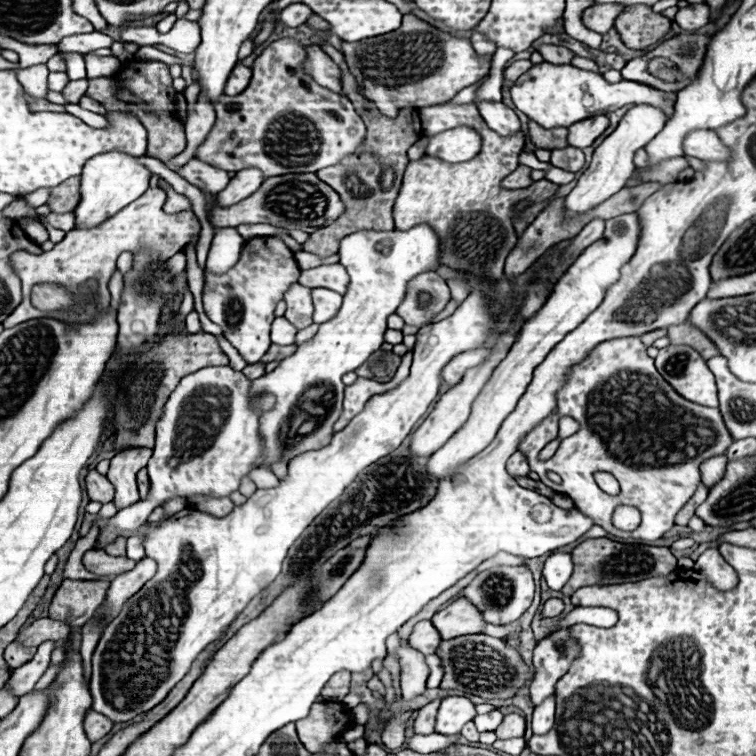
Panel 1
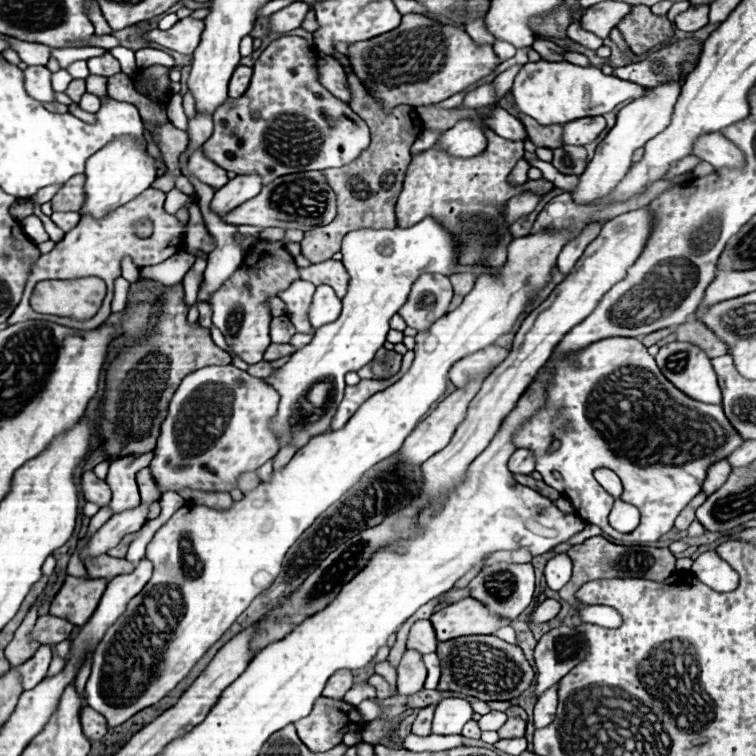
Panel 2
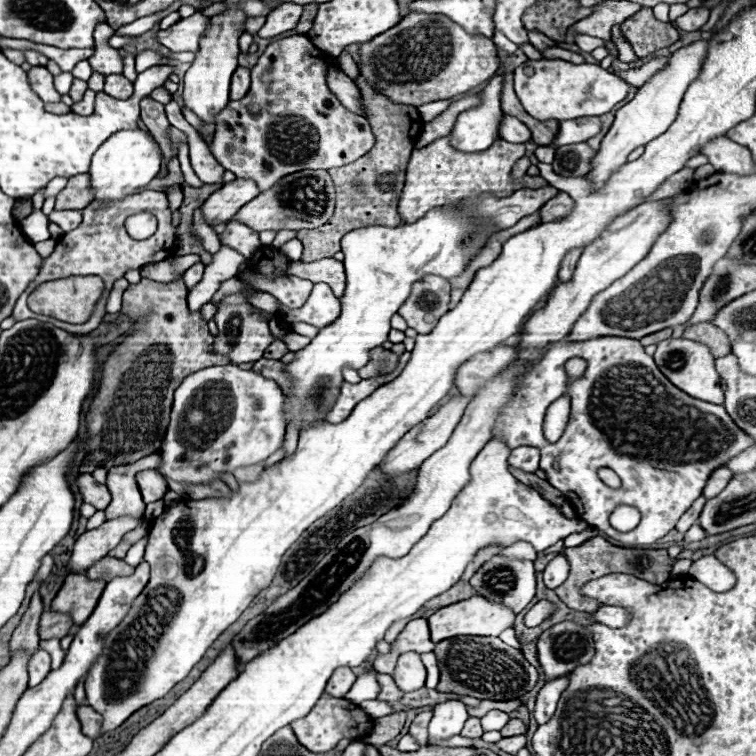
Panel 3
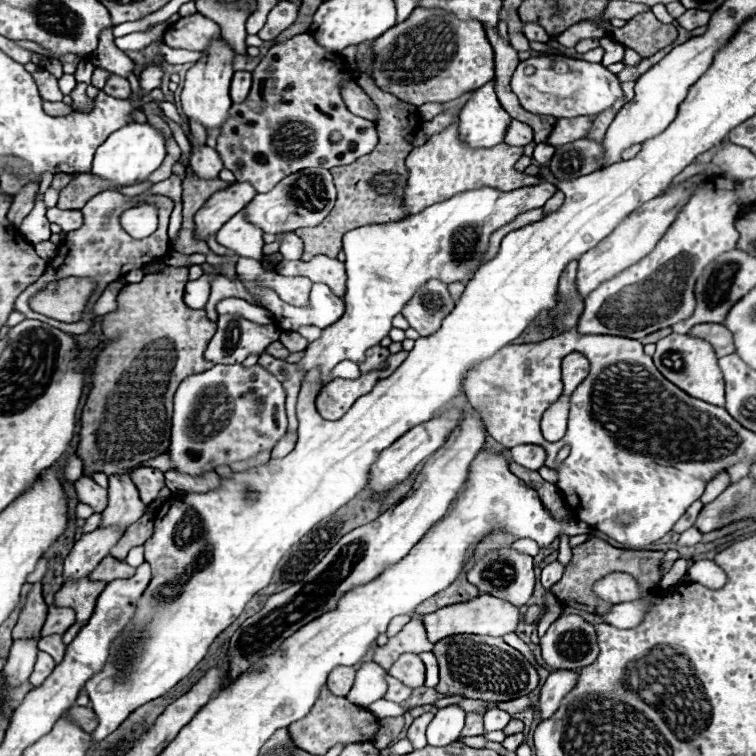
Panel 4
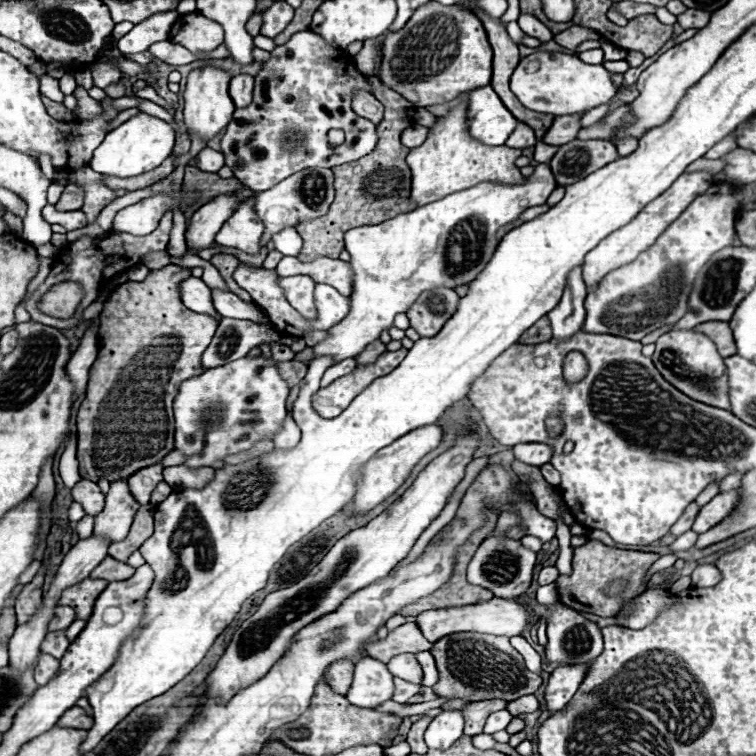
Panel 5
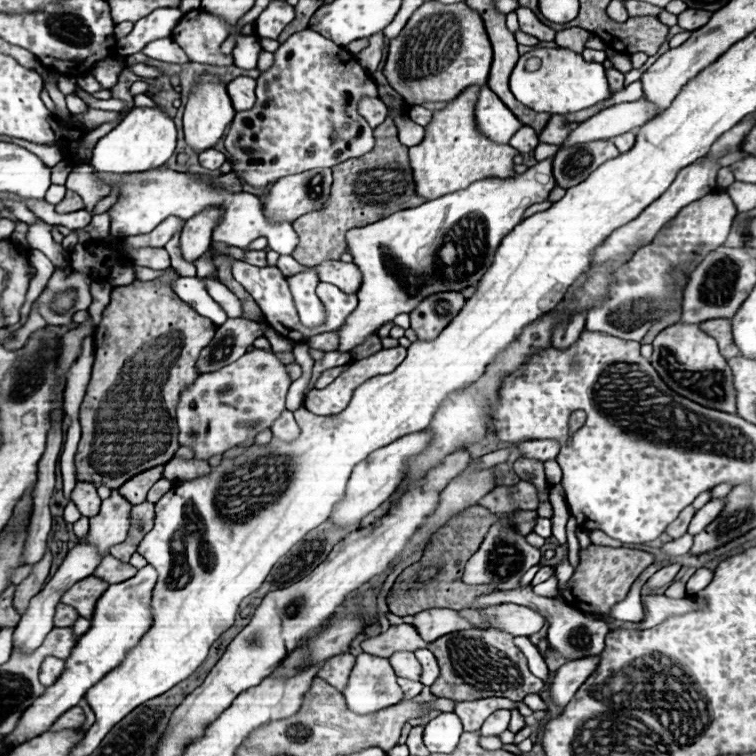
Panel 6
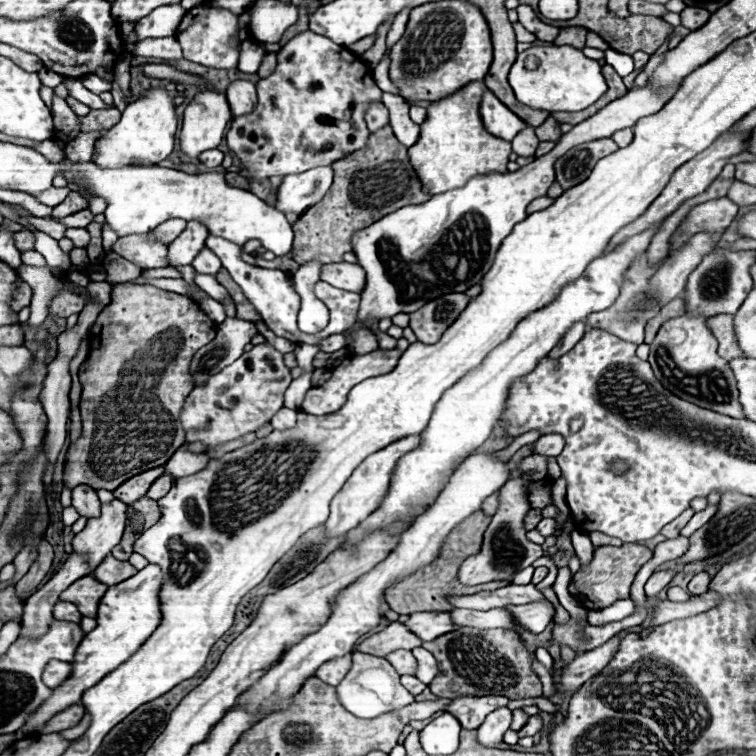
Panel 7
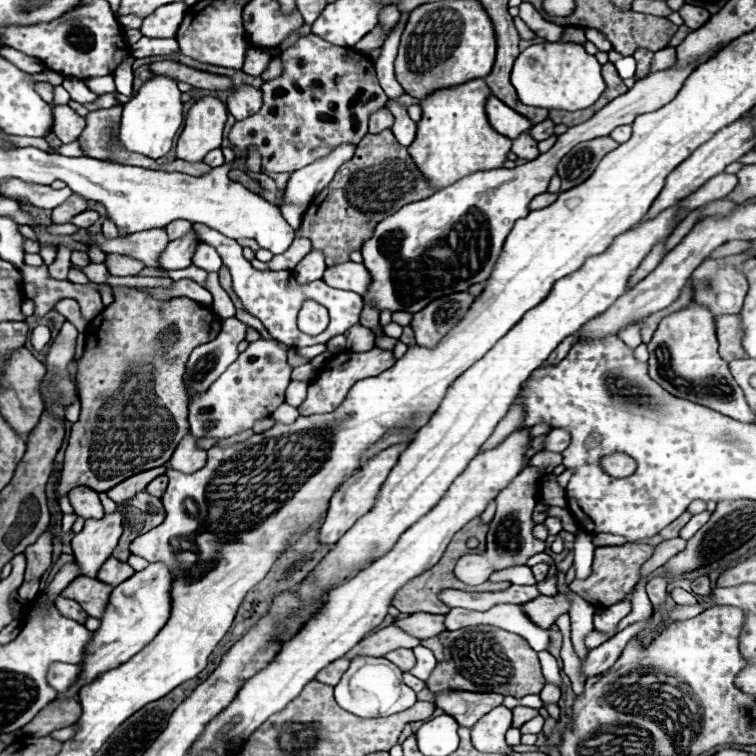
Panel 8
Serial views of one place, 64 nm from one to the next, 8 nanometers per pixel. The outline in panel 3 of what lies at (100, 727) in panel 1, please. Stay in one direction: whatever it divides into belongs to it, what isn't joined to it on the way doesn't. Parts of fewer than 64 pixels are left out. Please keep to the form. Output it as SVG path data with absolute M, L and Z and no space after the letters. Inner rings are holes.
M78 706L76 716L82 724L82 732L90 738L98 738L100 726L102 726L102 716L98 712L94 712L90 706Z

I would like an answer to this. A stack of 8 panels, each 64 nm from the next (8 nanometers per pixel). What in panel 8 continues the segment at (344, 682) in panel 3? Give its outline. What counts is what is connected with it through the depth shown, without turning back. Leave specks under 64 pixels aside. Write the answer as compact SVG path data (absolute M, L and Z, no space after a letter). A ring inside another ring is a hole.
M338 658L338 660L330 662L330 666L326 666L326 668L320 670L316 680L322 682L322 684L328 684L328 686L336 686L340 682L342 674L348 670L348 664L350 664L348 658Z

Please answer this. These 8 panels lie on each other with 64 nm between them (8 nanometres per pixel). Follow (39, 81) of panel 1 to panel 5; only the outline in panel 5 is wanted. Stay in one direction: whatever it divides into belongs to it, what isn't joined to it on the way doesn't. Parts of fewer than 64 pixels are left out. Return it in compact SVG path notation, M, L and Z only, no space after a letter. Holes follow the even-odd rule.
M42 74L40 76L40 92L44 96L48 96L50 100L54 100L54 102L64 102L64 94L58 88L58 80L50 78L48 74Z

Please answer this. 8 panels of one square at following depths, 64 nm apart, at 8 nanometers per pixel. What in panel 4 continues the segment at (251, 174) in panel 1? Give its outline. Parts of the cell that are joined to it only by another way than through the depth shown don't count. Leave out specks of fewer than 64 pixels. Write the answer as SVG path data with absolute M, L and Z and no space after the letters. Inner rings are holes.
M234 182L230 188L212 194L208 202L194 214L196 238L206 242L216 234L224 222L228 222L236 212L240 212L258 192L248 182Z

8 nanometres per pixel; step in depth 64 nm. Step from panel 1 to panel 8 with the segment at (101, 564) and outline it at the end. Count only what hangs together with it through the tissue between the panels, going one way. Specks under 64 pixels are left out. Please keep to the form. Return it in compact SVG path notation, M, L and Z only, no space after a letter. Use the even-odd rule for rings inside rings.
M108 558L106 564L98 570L98 580L112 584L112 586L118 586L126 578L130 578L132 574L134 574L134 568L130 568L126 562L120 562L116 558Z

